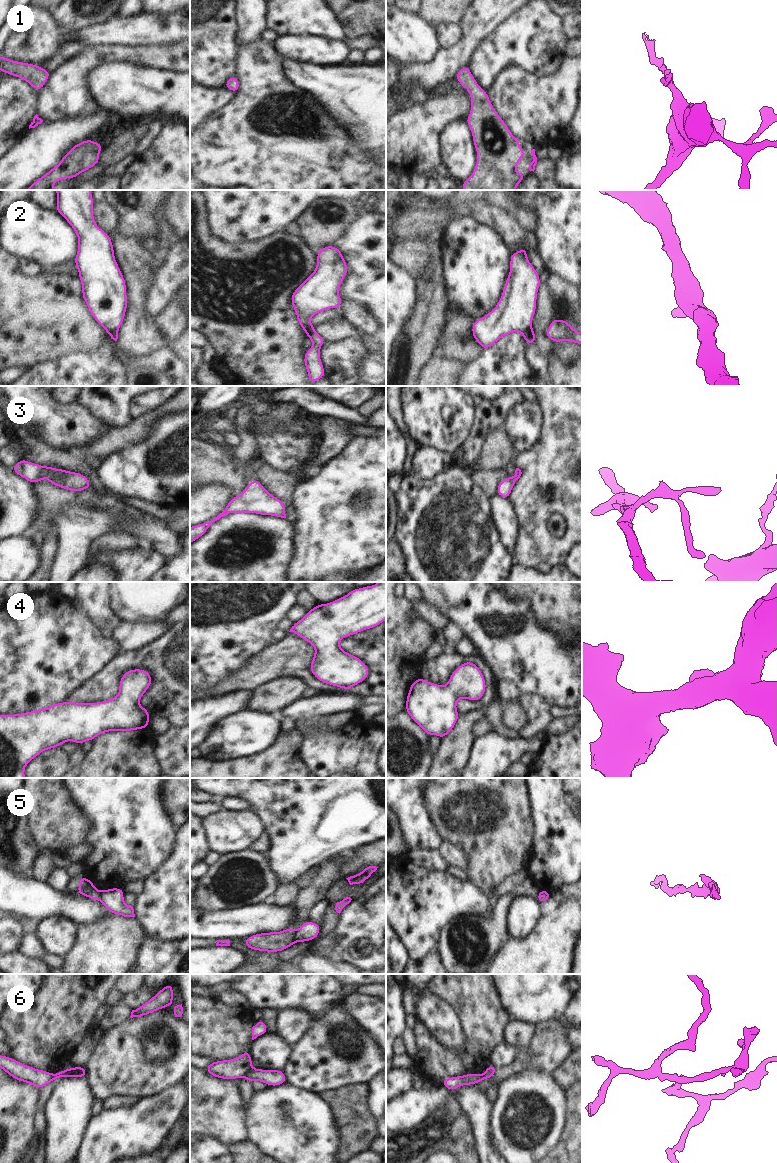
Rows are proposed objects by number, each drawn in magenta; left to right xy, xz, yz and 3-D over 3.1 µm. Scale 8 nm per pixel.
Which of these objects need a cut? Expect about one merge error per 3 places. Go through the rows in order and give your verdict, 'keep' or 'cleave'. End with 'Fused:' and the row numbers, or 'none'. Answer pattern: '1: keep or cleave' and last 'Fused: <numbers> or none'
1: keep
2: cleave
3: keep
4: keep
5: cleave
6: cleave
Fused: 2, 5, 6

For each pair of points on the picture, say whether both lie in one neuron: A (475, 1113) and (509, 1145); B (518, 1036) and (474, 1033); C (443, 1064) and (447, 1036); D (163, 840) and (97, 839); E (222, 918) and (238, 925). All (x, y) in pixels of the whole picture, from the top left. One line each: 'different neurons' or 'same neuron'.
A: different neurons
B: different neurons
C: different neurons
D: same neuron
E: same neuron

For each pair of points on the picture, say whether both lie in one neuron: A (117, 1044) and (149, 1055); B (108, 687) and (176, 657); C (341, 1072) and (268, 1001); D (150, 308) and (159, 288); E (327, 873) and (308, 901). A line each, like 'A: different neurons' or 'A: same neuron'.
A: same neuron
B: same neuron
C: same neuron
D: same neuron
E: same neuron

